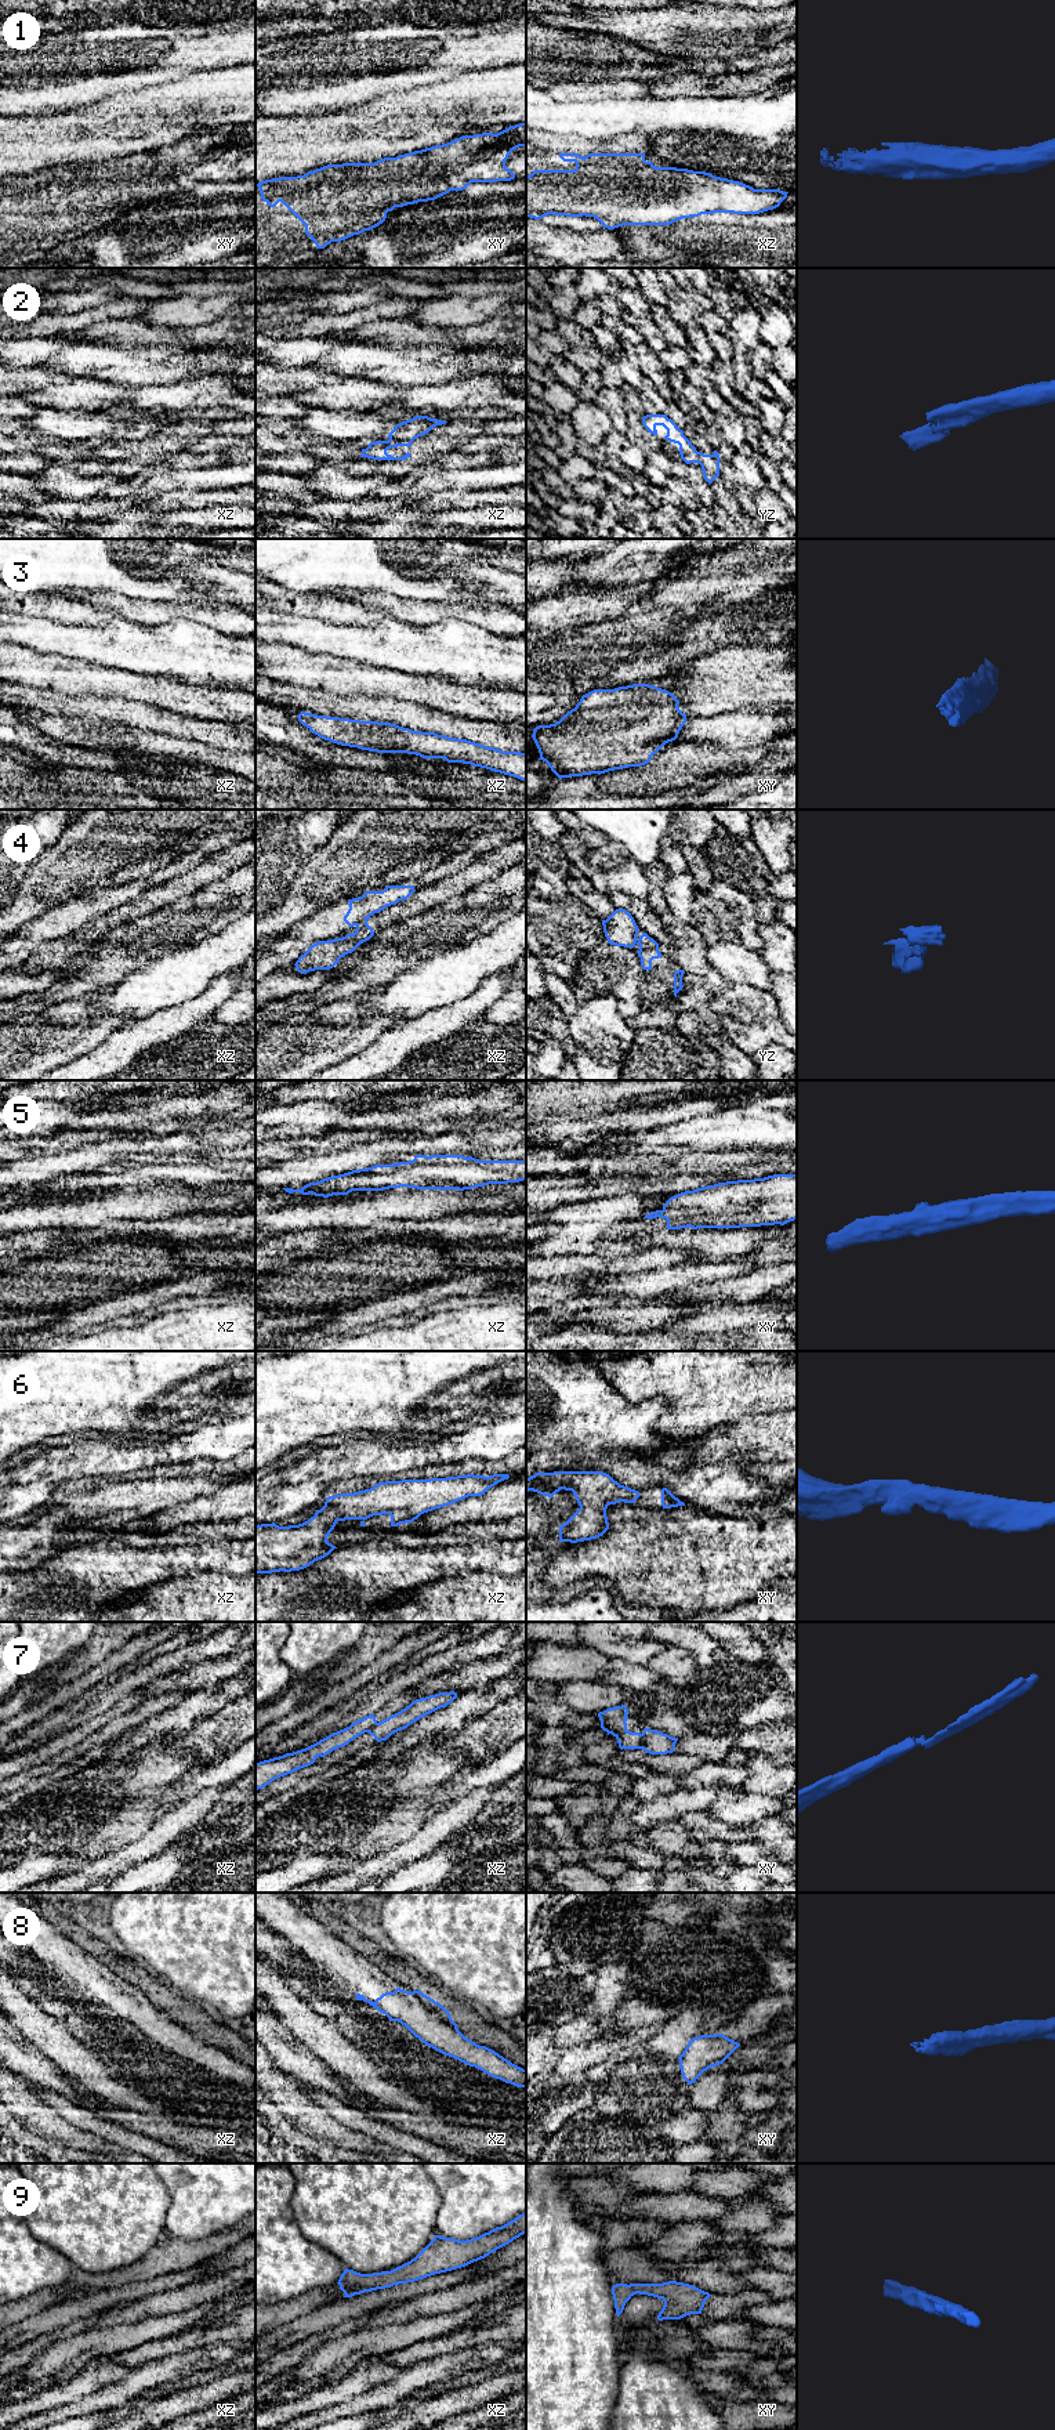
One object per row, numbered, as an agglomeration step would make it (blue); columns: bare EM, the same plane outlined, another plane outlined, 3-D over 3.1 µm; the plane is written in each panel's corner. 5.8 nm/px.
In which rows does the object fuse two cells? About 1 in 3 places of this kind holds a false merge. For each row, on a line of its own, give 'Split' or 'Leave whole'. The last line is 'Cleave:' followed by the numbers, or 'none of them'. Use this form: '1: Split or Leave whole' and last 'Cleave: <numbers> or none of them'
1: Leave whole
2: Split
3: Leave whole
4: Split
5: Leave whole
6: Leave whole
7: Split
8: Leave whole
9: Leave whole
Cleave: 2, 4, 7

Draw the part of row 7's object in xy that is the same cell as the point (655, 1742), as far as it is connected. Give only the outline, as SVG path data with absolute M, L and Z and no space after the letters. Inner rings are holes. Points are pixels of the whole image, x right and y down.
M645 1728L642 1732L643 1750L650 1754L672 1753L678 1738L672 1738L656 1730Z

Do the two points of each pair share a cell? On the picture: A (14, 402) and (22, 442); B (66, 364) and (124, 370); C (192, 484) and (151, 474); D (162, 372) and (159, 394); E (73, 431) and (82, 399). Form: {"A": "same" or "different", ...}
{"A": "different", "B": "same", "C": "same", "D": "different", "E": "different"}

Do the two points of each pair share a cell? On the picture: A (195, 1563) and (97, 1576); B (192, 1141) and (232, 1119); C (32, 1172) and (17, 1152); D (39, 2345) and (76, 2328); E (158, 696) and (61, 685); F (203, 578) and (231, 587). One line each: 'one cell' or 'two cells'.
A: one cell
B: two cells
C: two cells
D: one cell
E: one cell
F: one cell

